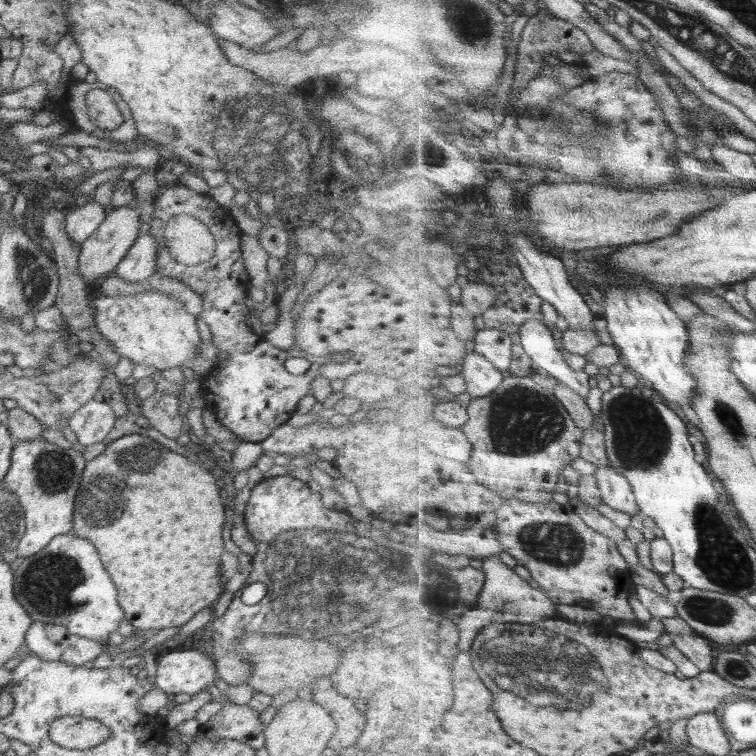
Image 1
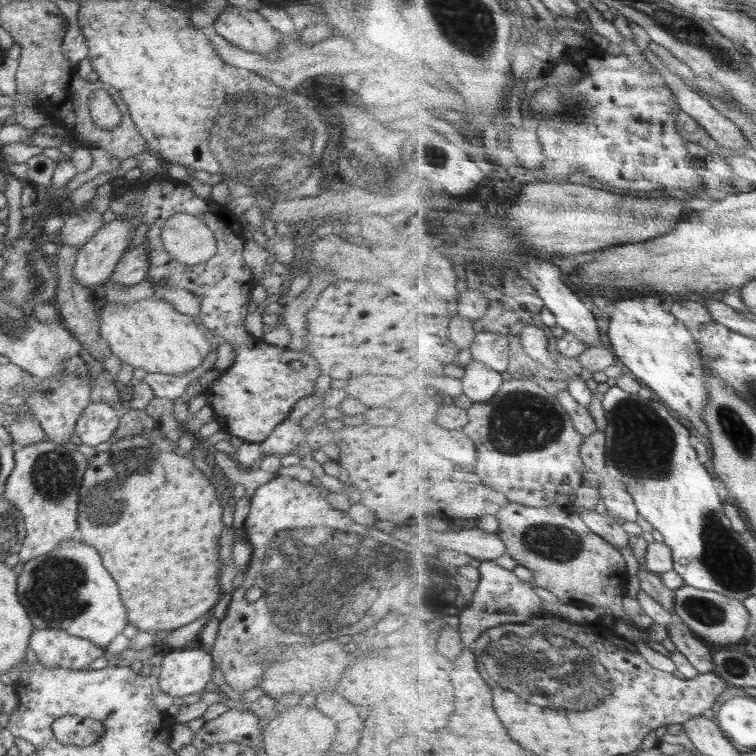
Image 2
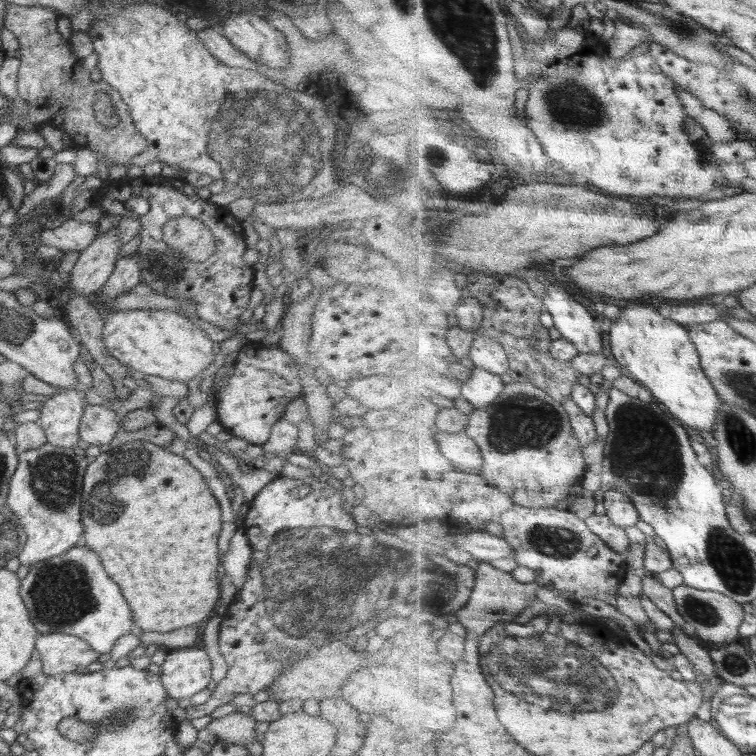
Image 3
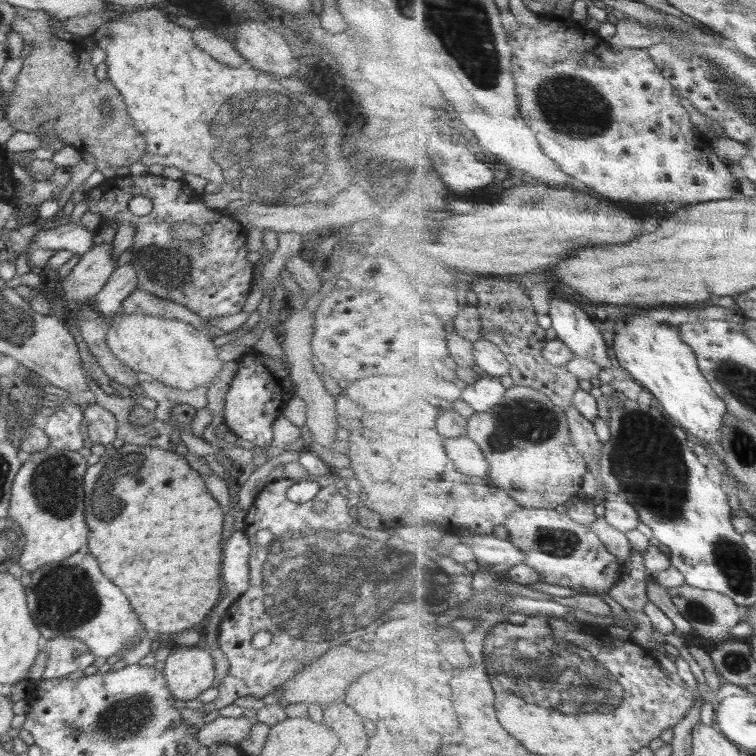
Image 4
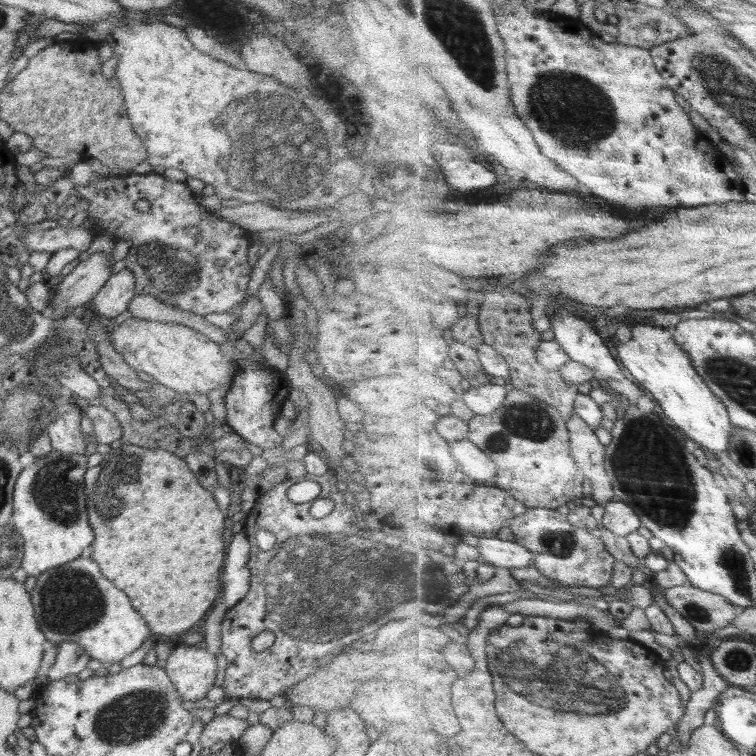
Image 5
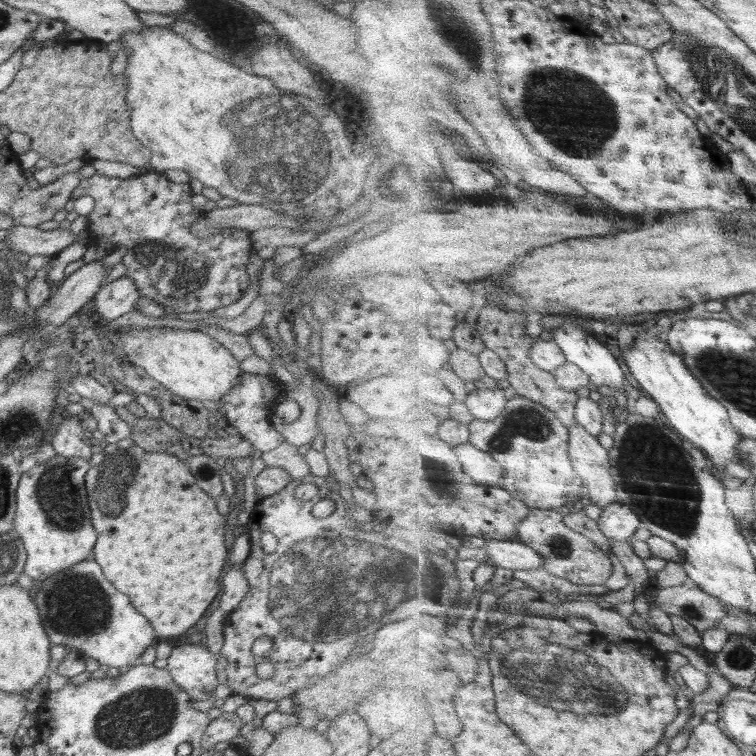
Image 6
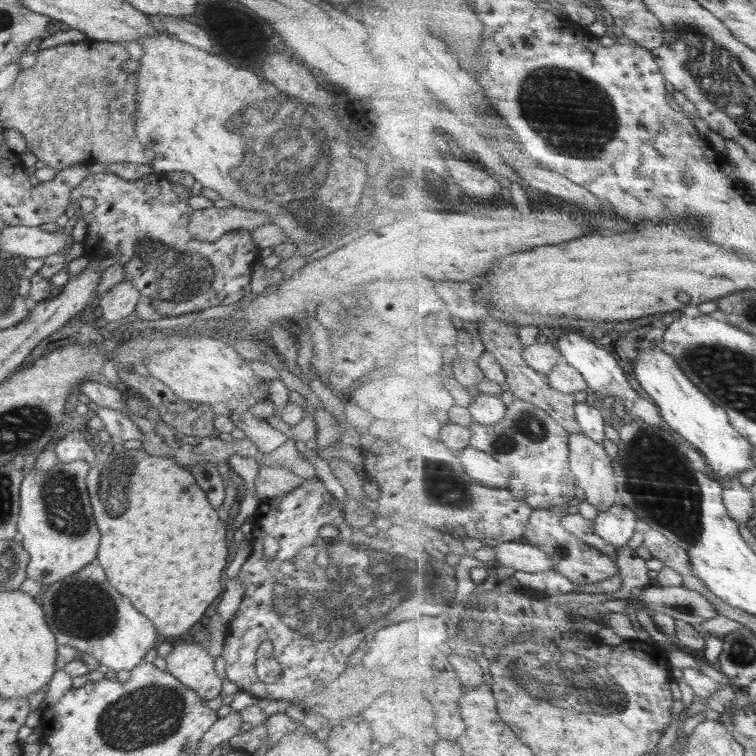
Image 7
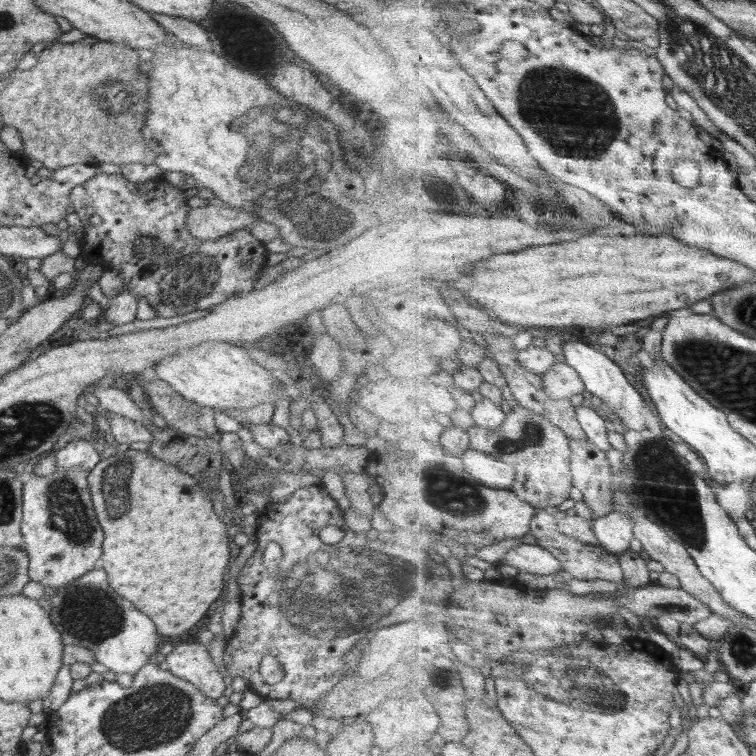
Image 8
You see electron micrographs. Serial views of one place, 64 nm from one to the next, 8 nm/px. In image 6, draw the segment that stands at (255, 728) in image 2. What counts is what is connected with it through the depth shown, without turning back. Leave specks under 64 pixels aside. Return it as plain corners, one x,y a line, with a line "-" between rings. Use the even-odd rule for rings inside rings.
224,712
223,715
209,722
202,735
201,747
204,751
214,748
218,742
231,743
240,734
243,720
235,712

